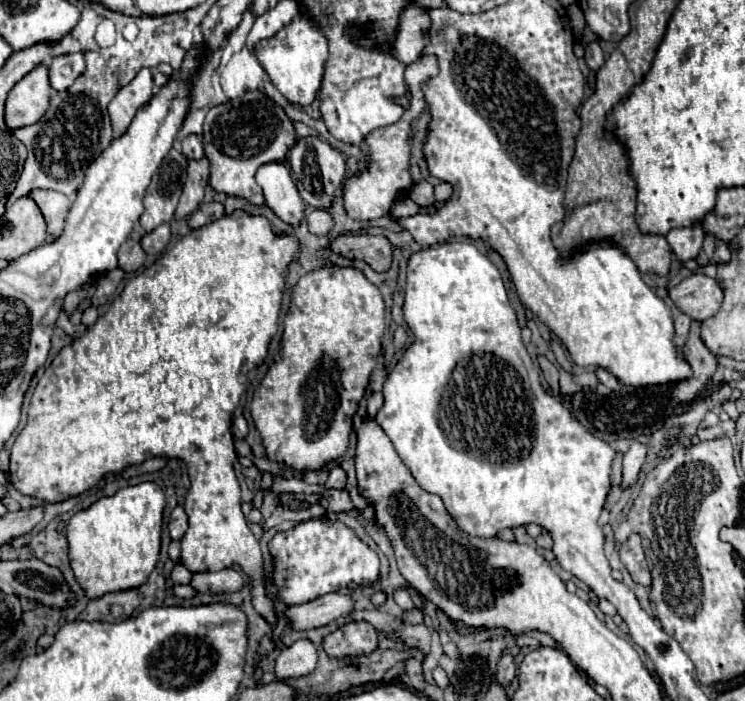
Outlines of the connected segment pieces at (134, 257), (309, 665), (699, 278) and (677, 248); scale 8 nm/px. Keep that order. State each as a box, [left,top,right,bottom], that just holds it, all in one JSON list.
[[119,239,145,273],[275,639,317,679],[669,273,723,321],[665,225,703,263]]

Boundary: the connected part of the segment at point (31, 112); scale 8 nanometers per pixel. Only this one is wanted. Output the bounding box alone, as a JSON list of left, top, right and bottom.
[5,65,49,129]

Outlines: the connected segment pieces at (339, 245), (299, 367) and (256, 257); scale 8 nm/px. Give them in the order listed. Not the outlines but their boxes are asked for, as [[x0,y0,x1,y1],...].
[[331,235,393,271],[251,265,385,473],[9,211,301,623]]

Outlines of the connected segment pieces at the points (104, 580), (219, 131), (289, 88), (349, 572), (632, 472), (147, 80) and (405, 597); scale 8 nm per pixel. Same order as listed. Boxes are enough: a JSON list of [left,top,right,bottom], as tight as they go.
[[67,481,163,599],[203,91,295,205],[253,13,327,105],[269,519,381,605],[621,441,649,489],[107,69,153,135],[393,589,415,611]]

